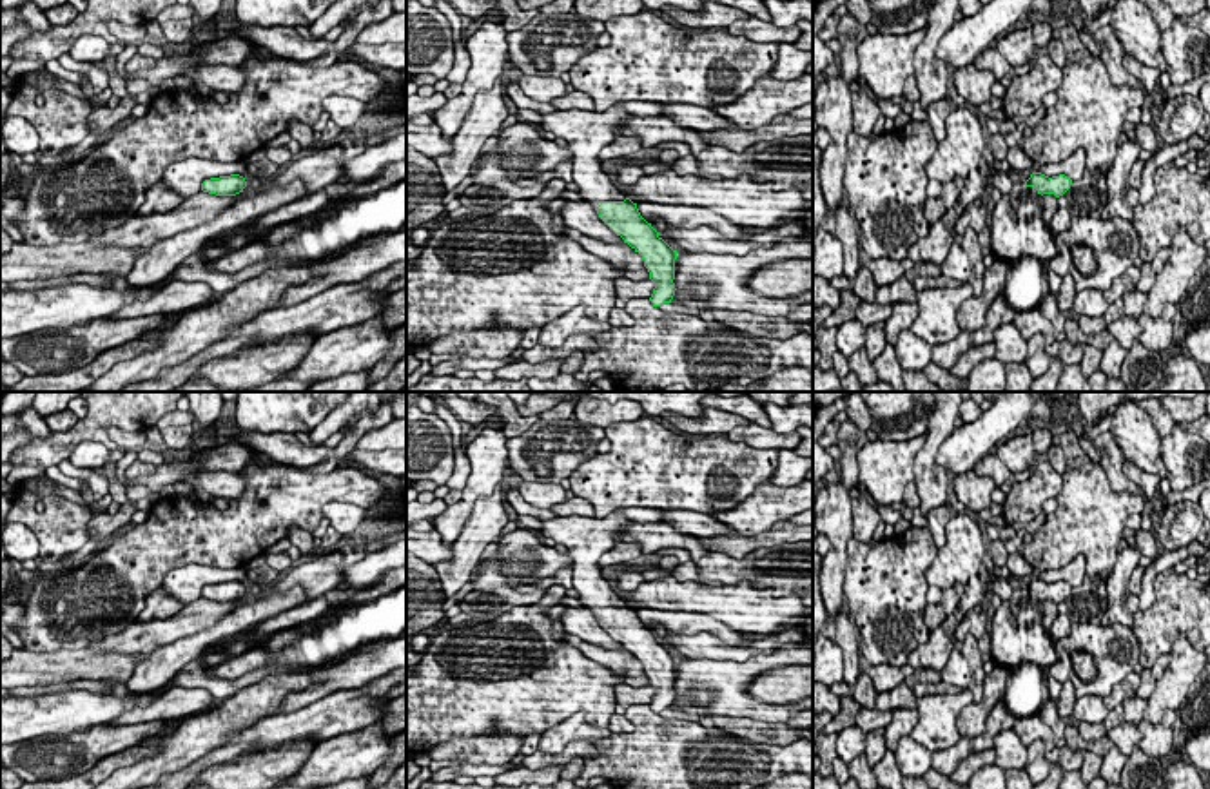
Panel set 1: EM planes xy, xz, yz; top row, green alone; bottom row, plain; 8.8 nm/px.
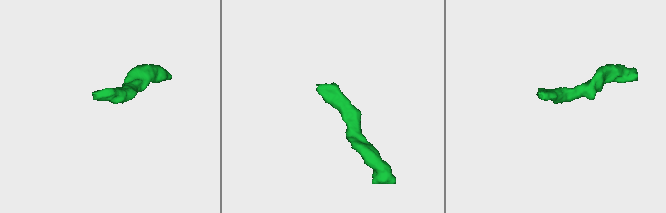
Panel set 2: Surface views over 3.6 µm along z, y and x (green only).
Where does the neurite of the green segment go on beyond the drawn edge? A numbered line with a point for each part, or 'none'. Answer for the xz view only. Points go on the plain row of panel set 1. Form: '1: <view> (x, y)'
1: xz (586, 539)

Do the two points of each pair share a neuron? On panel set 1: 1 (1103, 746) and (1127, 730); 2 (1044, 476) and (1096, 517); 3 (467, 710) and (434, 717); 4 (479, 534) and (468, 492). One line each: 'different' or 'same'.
1: different
2: different
3: same
4: different

